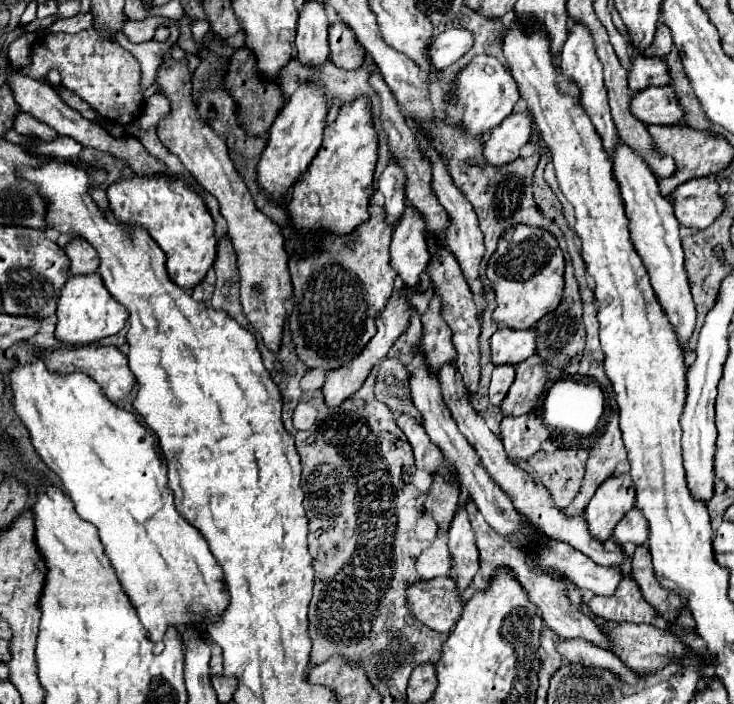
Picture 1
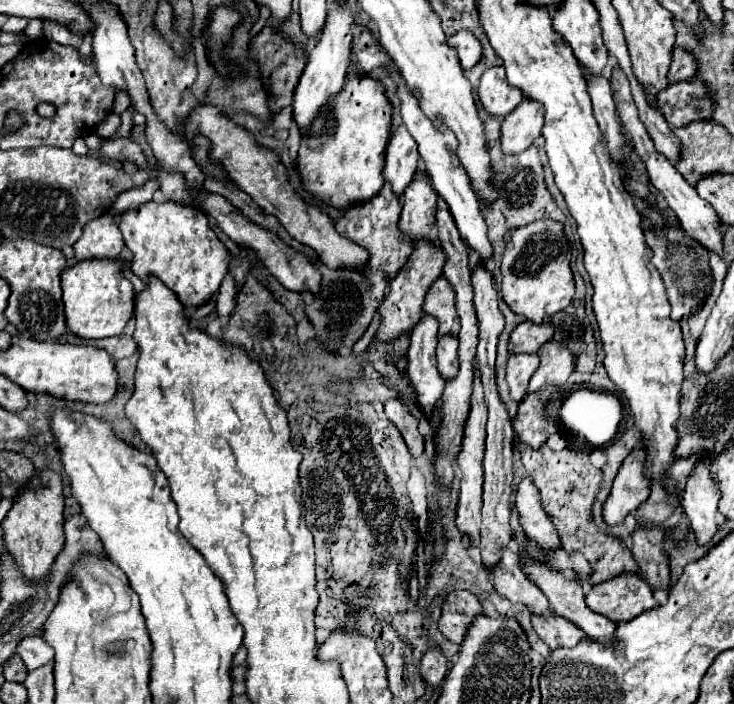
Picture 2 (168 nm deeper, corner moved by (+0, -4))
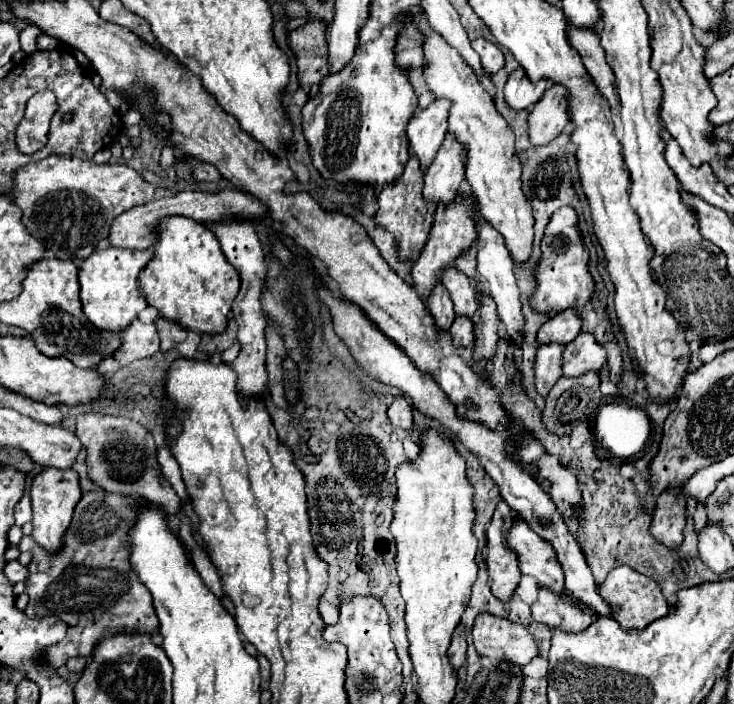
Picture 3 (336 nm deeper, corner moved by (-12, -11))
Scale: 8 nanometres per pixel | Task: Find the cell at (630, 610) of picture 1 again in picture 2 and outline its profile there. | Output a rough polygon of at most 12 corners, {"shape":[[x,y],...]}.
{"shape":[[626,572],[594,584],[586,604],[626,622],[658,602],[644,578]]}

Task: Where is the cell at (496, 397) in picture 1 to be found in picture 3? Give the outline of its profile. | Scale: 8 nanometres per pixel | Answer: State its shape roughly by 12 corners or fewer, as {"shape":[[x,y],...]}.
{"shape":[[564,345],[538,347],[534,387],[546,397],[560,379]]}

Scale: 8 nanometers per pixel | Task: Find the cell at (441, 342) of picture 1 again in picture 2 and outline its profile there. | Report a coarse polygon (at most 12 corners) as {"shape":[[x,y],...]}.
{"shape":[[444,276],[428,290],[424,312],[440,322],[442,334],[458,334],[456,294]]}

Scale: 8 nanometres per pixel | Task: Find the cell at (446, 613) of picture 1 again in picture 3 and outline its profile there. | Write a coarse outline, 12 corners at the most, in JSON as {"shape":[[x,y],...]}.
{"shape":[[476,615],[472,641],[494,665],[526,667],[538,655],[522,625]]}

